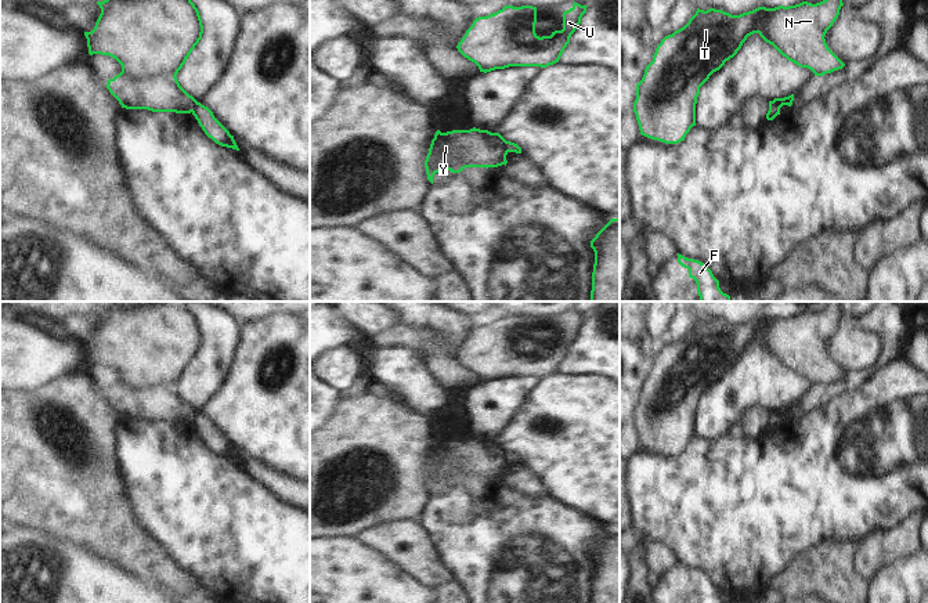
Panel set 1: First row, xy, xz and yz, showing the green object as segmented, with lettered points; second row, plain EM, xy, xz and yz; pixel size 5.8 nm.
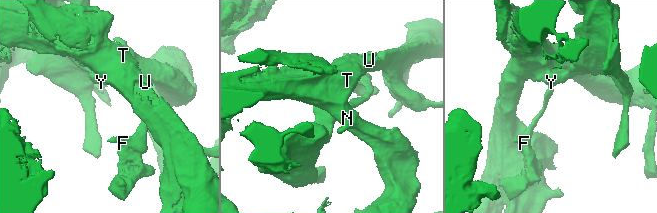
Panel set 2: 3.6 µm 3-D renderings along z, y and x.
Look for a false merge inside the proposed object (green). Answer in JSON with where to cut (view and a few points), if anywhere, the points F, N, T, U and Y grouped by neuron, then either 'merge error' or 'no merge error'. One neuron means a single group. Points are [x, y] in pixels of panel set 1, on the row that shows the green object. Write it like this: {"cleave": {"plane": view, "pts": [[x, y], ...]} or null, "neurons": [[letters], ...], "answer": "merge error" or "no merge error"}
{"cleave": {"plane": "yz", "pts": [[769, 104], [775, 103], [780, 107]]}, "neurons": [["F"], ["N", "T", "U", "Y"]], "answer": "merge error"}

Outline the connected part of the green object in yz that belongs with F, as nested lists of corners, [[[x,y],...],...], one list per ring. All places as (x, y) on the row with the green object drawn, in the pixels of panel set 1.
[[[679,253],[678,263],[687,268],[689,277],[696,281],[700,302],[730,302],[730,296],[721,290],[719,281],[704,263],[687,259]]]

